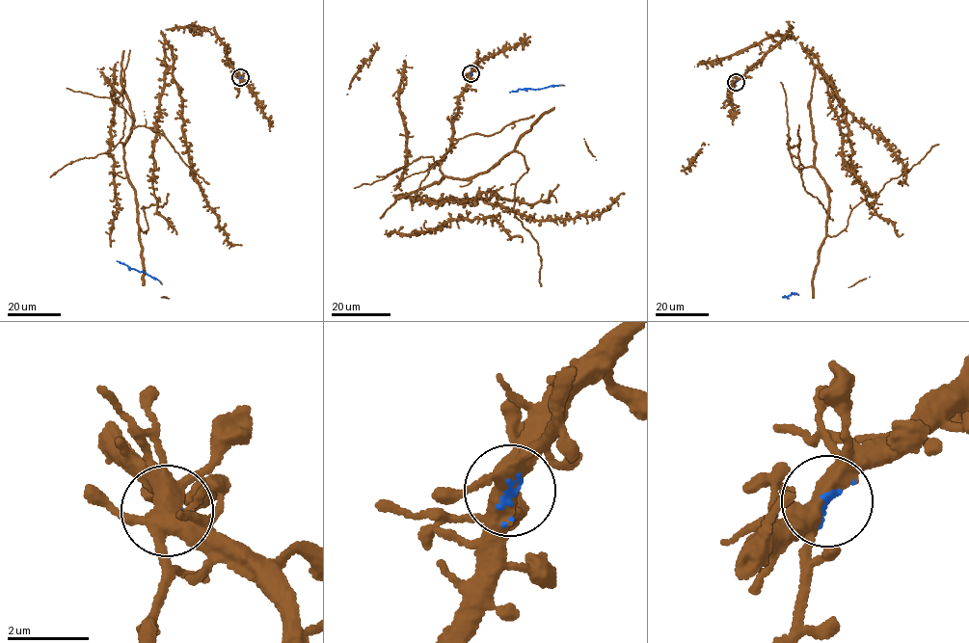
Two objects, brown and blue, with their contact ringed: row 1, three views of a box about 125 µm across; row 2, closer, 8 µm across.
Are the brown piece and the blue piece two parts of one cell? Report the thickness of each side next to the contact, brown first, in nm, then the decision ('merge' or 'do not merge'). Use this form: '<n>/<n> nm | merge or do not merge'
440/130 nm | merge

